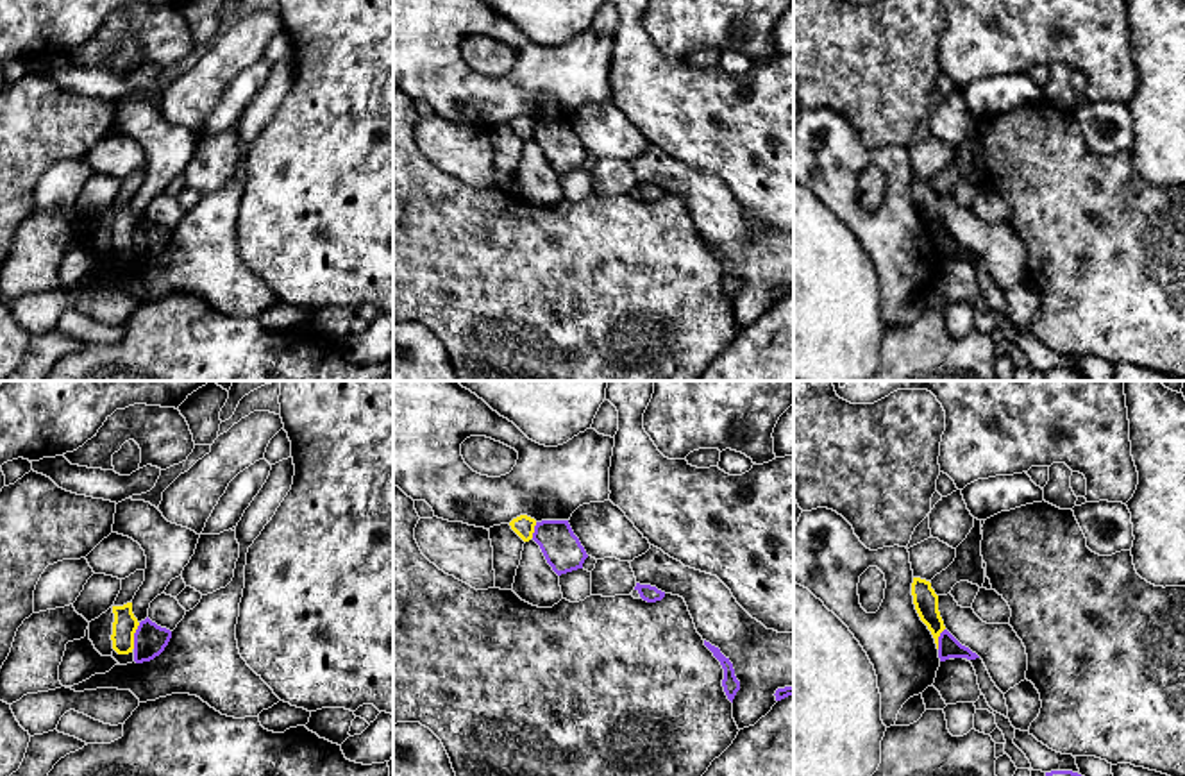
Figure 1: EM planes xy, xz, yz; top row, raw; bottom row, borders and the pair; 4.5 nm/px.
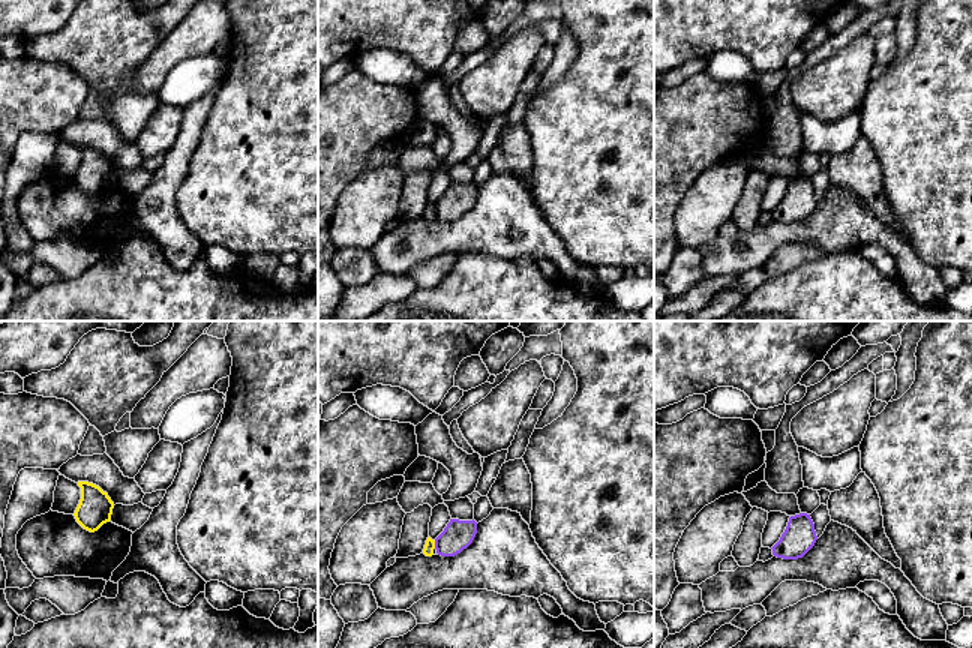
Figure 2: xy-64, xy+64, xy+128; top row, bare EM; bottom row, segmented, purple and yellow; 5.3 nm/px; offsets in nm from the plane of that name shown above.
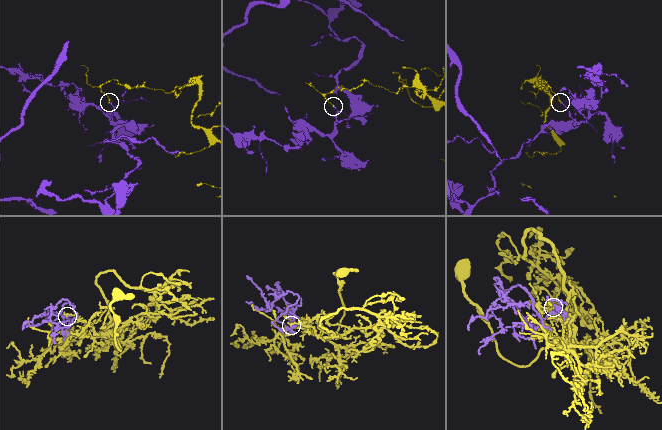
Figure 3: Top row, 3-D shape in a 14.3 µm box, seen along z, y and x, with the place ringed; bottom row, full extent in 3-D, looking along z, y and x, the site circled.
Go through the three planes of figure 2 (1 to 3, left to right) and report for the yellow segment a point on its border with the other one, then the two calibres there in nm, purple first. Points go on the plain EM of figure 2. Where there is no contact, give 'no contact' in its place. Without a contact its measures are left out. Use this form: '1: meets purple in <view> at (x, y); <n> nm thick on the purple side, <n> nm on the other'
1: no contact
2: meets purple in xy+64 at (435, 209); 160 nm thick on the purple side, 60 nm on the other
3: no contact

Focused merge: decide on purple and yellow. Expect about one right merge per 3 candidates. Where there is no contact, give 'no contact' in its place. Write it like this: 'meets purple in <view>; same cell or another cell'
meets purple in xy; another cell

